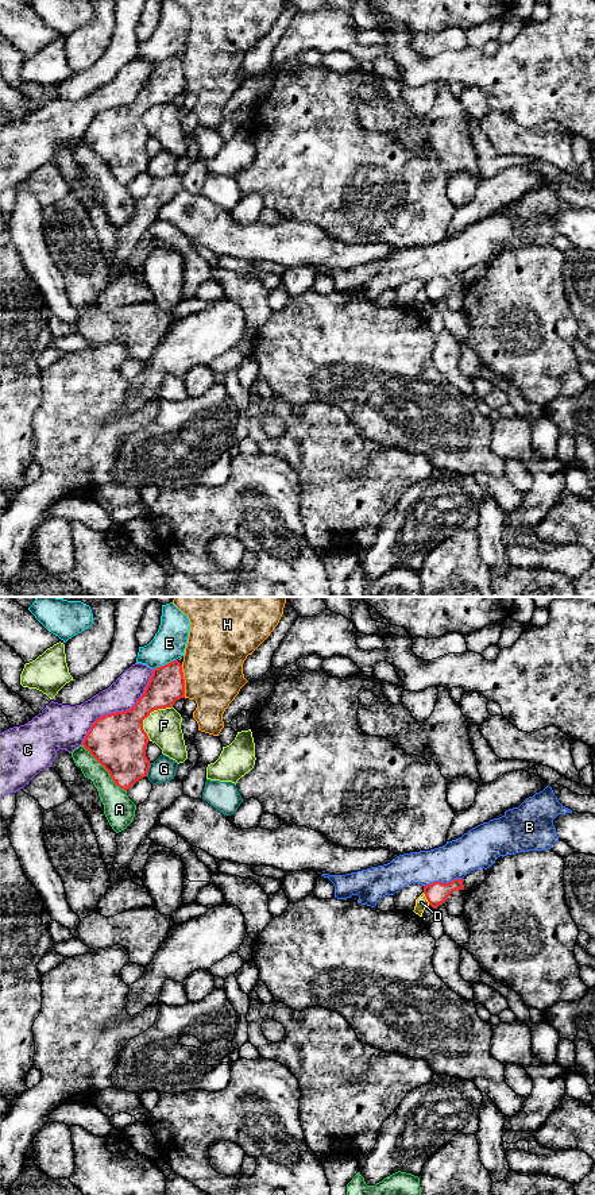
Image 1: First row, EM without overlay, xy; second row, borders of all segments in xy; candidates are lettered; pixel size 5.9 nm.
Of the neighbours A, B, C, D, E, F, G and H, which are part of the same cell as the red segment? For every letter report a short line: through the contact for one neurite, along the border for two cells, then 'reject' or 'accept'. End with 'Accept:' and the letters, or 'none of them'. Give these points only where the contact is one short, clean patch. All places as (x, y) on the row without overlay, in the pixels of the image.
A: reject
B: reject
C: reject
D: xy (422, 288), (429, 299) | reject
E: reject
F: reject
G: reject
H: reject
Accept: none of them

